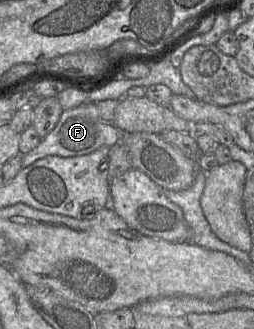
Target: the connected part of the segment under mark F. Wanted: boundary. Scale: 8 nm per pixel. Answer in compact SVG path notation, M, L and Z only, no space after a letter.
M86 101L72 109L64 110L54 129L39 145L29 153L22 155L22 168L46 156L74 157L90 154L101 147L111 147L122 139L122 132L113 124L100 119L95 103Z

